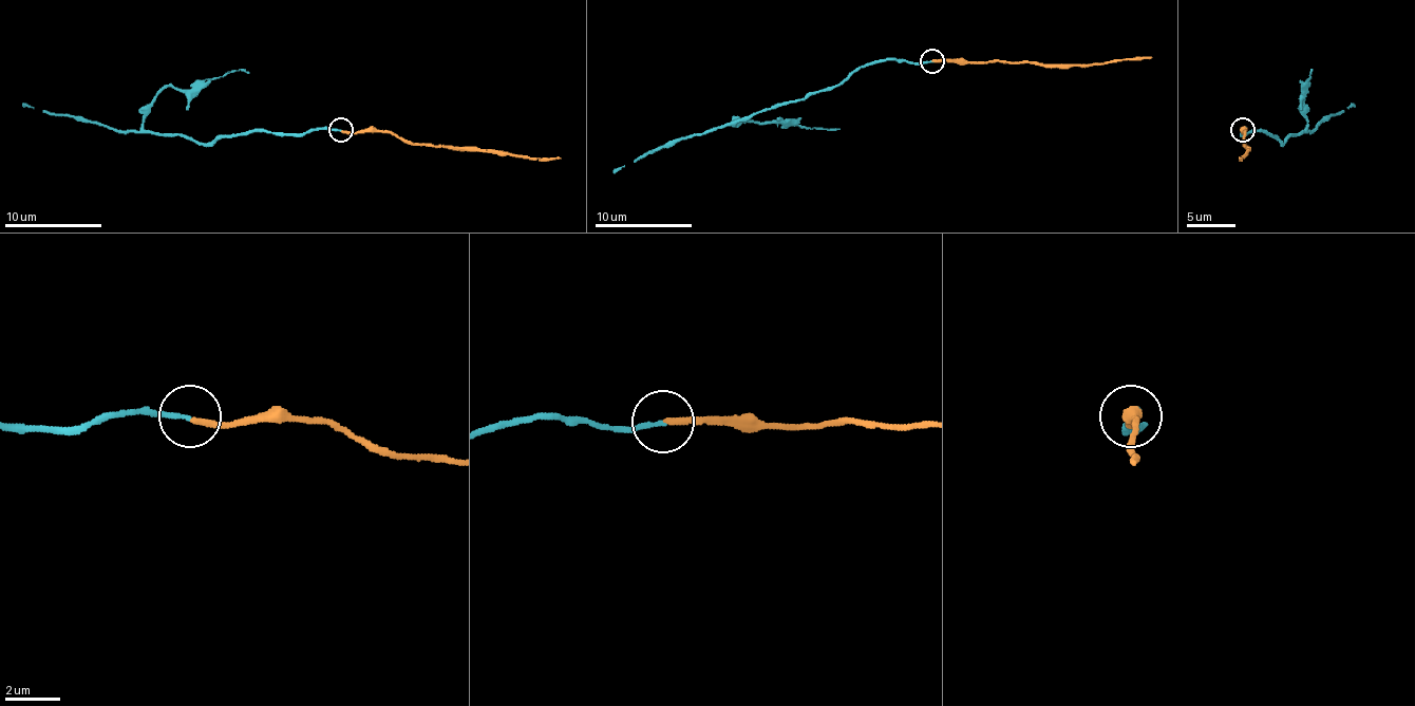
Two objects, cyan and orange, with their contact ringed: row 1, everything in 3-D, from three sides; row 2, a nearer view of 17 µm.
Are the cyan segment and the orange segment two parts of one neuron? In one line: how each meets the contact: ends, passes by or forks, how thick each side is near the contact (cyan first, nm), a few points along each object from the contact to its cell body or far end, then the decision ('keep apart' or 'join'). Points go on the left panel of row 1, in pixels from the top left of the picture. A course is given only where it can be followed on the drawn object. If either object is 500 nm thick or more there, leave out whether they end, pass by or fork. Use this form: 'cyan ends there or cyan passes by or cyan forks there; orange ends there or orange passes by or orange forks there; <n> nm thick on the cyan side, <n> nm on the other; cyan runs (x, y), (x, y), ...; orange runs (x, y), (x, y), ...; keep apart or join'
cyan ends there; orange ends there; 170 nm thick on the cyan side, 200 nm on the other; cyan runs (341, 129), (246, 132), (197, 144), (142, 127), (142, 110), (169, 86), (201, 90), (232, 71), (249, 73); orange runs (341, 129), (393, 132), (414, 144), (560, 159); join

